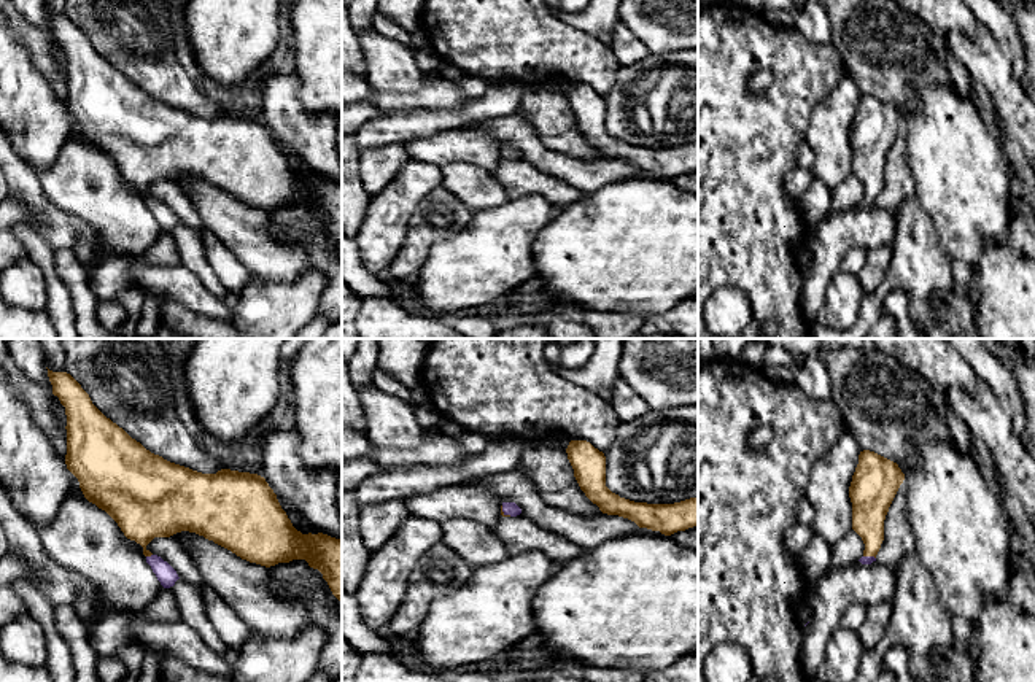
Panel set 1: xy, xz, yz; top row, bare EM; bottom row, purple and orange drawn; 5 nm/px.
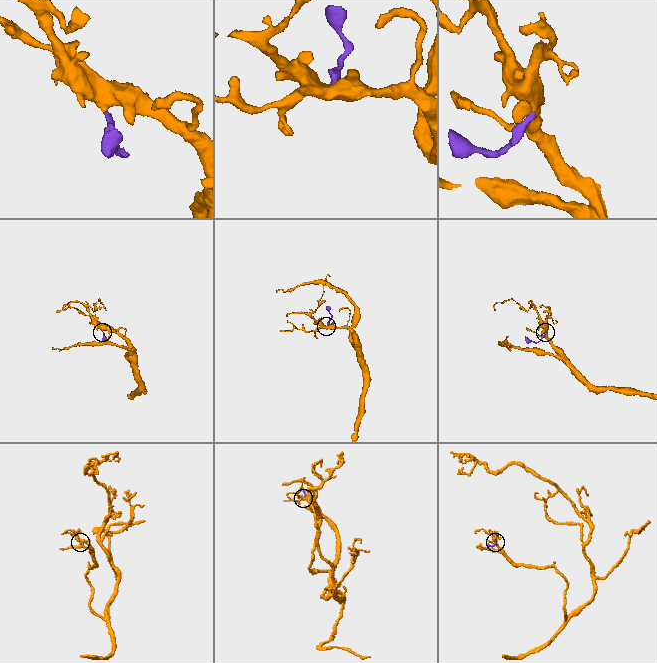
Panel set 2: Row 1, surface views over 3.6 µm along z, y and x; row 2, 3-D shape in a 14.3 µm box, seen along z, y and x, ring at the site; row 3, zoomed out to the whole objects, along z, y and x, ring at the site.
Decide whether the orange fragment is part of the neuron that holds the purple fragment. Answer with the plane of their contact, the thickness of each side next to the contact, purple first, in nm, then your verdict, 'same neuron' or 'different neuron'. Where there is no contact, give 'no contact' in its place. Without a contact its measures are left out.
meets purple in xy; 100 nm thick on the purple side, 320 nm on the other; same neuron

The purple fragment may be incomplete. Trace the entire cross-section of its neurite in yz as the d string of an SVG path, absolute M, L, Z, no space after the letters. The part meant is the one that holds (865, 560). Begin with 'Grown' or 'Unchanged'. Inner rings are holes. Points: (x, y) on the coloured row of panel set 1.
Grown. M863 450L849 486L852 502L852 529L865 544L862 564L876 561L884 541L884 520L889 507L905 480L897 463Z

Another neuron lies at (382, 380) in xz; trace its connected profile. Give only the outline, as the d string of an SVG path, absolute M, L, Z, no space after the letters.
M378 366L375 367L375 370L372 374L372 383L380 391L383 391L393 397L402 399L409 404L413 404L410 389L405 385L402 385L401 382L397 382L393 375L382 370Z

